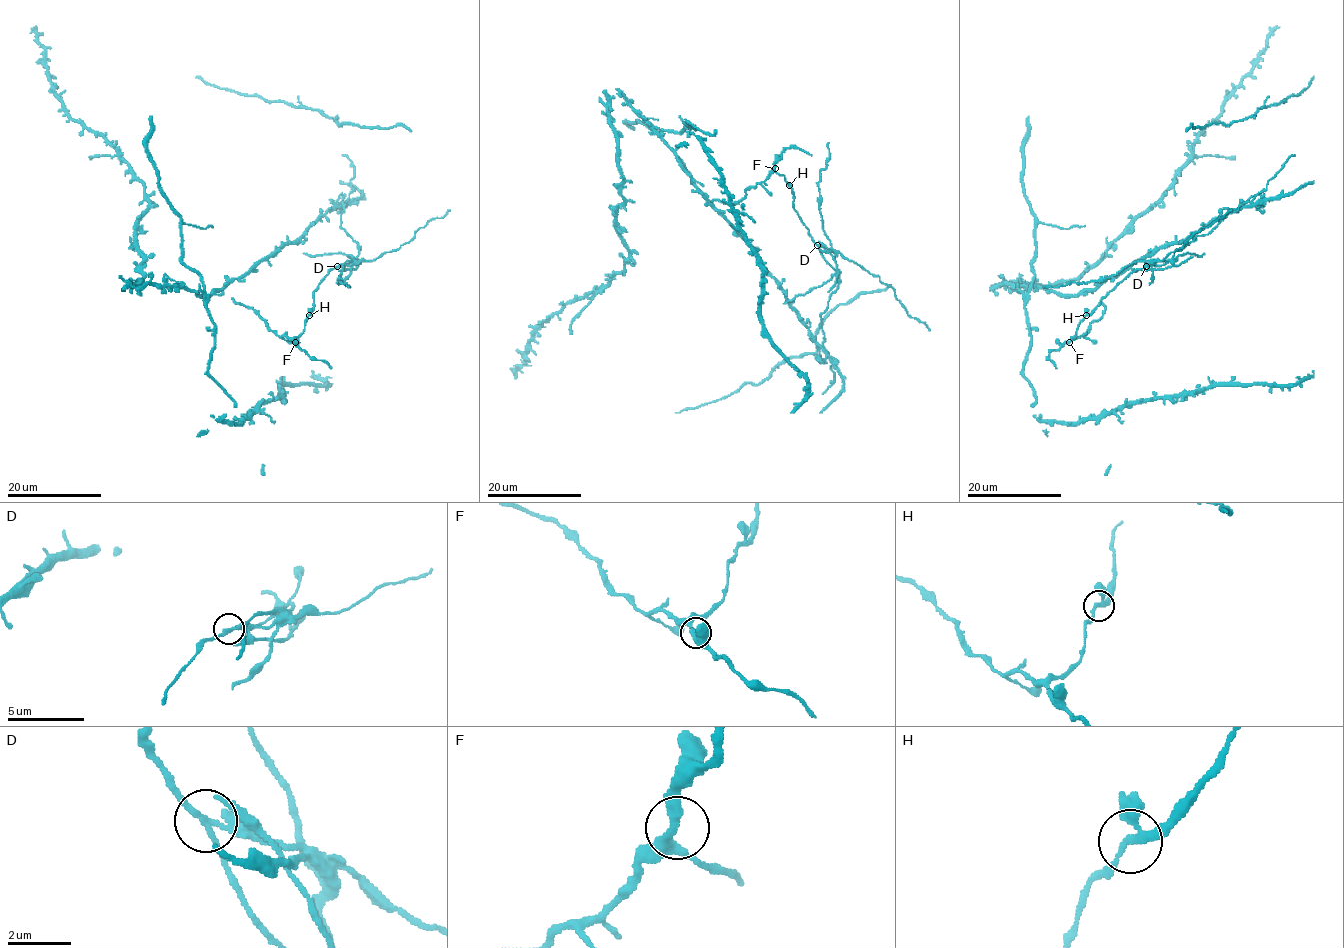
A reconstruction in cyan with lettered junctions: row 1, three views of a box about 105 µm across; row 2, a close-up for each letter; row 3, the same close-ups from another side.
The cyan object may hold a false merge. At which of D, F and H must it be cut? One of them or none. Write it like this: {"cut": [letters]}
{"cut": ["D"]}

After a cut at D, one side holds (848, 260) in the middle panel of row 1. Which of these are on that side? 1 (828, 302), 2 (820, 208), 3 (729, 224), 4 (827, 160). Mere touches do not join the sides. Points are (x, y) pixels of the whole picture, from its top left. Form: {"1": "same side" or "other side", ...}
{"1": "other side", "2": "same side", "3": "same side", "4": "same side"}

